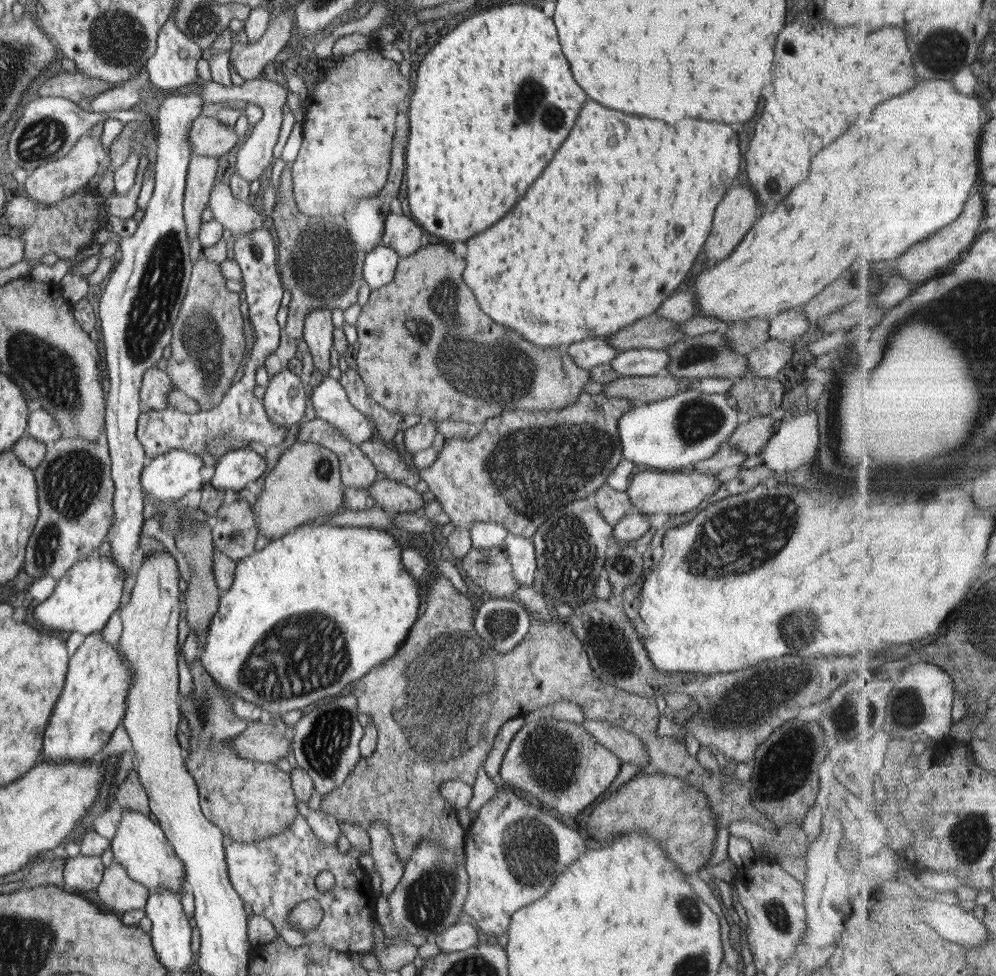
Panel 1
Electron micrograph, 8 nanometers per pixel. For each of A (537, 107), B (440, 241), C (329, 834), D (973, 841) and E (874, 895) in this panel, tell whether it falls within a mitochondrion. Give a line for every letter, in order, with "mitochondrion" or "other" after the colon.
A: mitochondrion
B: other
C: other
D: mitochondrion
E: other

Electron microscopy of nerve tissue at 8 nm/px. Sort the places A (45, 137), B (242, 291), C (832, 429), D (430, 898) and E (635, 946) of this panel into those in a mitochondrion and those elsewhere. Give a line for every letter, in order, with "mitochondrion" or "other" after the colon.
A: mitochondrion
B: other
C: other
D: mitochondrion
E: other

